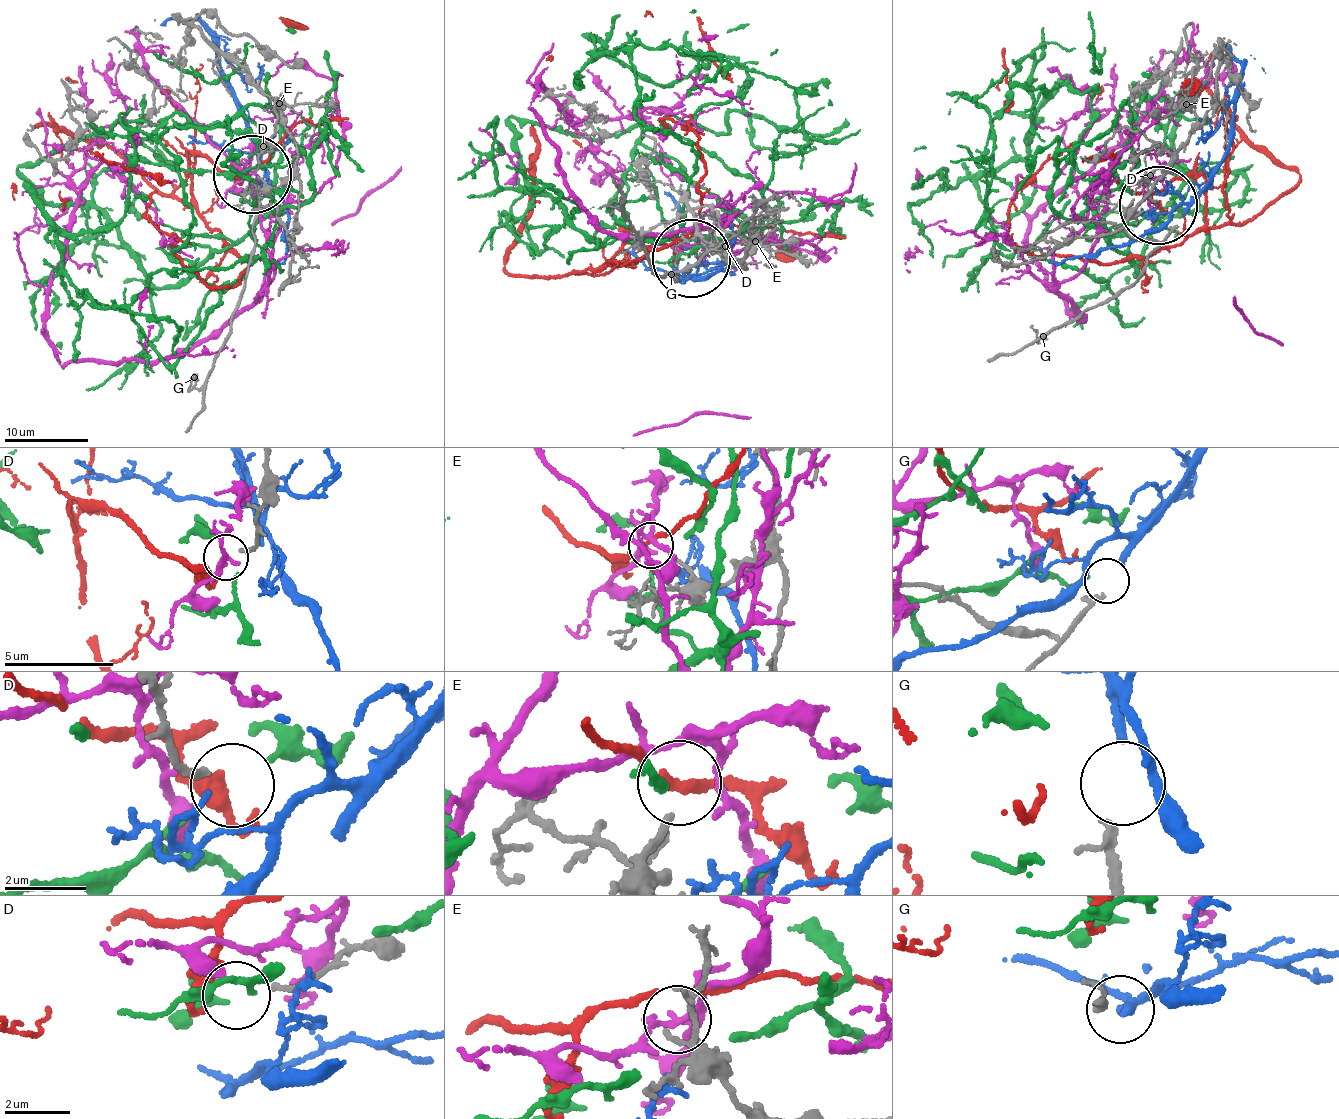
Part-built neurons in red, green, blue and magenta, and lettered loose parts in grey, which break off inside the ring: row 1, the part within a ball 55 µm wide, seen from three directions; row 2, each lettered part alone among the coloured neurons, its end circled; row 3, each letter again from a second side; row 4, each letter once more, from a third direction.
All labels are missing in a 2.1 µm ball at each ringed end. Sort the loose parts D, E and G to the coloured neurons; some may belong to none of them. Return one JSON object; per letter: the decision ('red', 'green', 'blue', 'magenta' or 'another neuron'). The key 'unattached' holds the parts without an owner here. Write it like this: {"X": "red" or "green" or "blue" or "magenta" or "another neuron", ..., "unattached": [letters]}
{"D": "red", "E": "another neuron", "G": "blue", "unattached": ["E"]}

